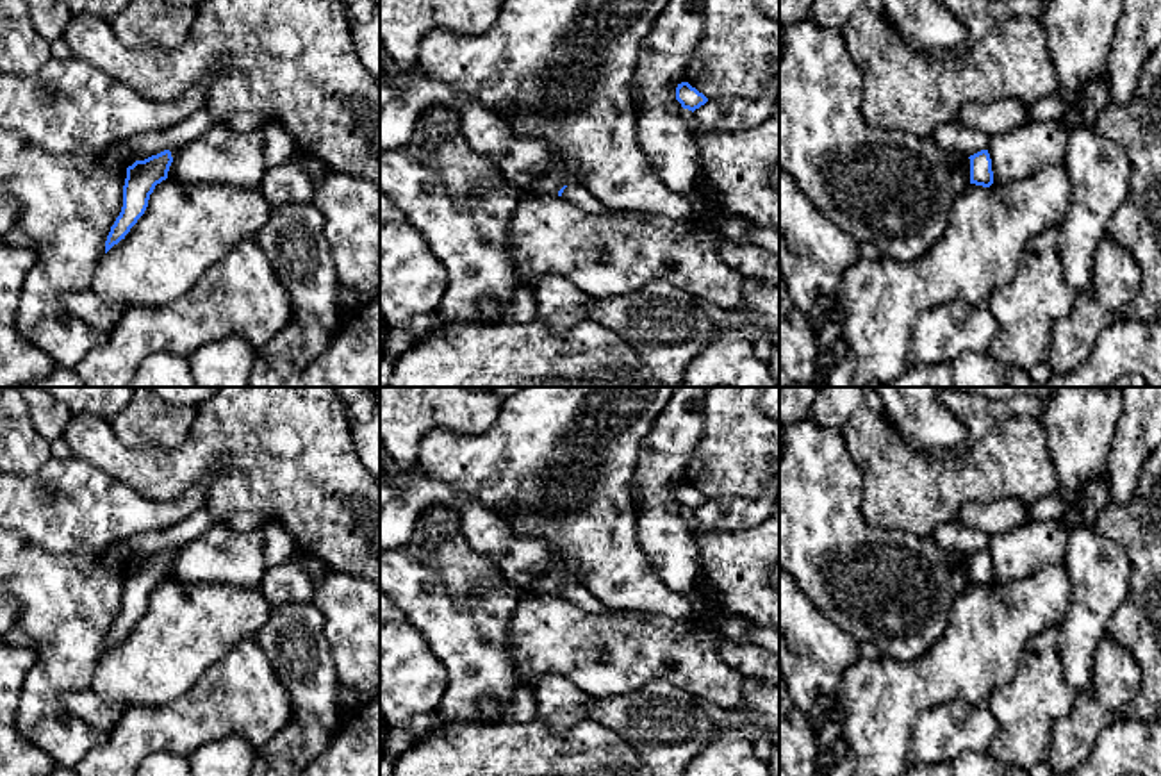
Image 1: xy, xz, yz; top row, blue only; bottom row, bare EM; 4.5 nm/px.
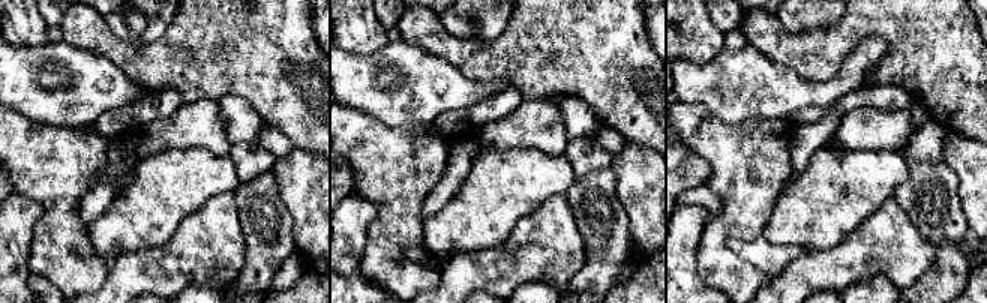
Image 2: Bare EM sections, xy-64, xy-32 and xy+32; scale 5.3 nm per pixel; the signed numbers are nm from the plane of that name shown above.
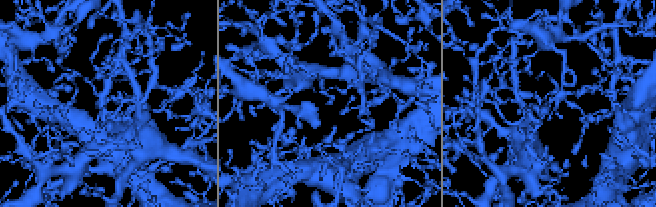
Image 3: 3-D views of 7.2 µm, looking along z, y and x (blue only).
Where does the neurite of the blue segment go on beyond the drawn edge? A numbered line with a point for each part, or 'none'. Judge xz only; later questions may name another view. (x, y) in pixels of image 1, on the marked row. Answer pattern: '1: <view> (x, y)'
1: xz (575, 193)

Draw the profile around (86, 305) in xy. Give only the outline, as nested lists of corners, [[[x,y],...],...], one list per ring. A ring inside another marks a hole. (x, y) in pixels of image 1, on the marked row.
[[[93,291],[64,293],[61,301],[68,312],[103,332],[111,332],[123,312],[130,309],[123,303],[105,303]]]

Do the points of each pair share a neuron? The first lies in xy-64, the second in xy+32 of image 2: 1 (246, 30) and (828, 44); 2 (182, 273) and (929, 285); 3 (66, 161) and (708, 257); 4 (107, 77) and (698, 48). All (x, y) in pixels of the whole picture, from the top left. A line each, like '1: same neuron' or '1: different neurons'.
1: same neuron
2: different neurons
3: same neuron
4: different neurons

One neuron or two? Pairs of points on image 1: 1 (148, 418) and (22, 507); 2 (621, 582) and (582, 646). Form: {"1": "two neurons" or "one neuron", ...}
{"1": "two neurons", "2": "two neurons"}

